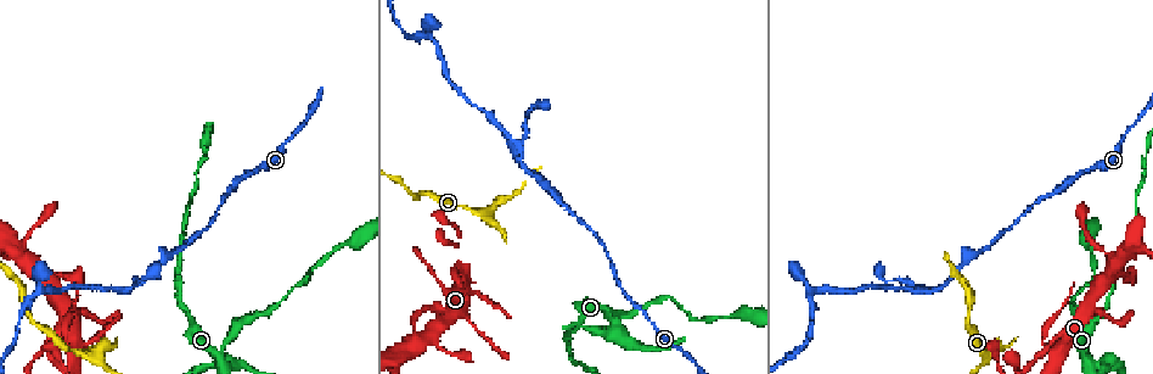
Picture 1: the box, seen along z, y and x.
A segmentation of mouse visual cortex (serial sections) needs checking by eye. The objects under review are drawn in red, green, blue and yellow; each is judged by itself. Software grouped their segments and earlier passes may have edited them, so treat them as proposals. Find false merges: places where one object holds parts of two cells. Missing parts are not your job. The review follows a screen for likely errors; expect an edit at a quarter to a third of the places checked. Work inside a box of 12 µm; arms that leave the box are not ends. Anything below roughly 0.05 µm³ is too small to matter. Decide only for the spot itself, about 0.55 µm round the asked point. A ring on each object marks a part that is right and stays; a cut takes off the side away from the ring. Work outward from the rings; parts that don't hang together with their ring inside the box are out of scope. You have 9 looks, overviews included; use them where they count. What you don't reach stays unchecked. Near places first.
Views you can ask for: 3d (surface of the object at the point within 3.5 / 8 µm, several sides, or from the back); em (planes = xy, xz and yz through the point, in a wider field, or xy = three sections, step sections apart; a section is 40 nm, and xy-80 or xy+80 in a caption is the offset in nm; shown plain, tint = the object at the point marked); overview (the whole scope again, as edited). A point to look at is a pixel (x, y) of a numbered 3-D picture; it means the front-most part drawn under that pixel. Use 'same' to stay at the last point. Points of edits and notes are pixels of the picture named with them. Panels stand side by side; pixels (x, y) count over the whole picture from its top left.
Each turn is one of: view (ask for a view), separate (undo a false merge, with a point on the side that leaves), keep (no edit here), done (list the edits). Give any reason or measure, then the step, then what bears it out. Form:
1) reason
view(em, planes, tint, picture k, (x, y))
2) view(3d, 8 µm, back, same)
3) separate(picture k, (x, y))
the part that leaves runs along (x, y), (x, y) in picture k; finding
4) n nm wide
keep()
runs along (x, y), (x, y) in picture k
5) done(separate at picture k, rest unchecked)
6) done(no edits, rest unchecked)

branch point
view(3d, 8 µm, picture 1, (619, 331))

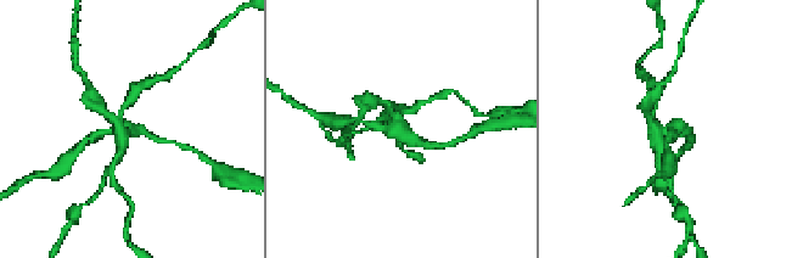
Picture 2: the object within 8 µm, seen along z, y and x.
view(3d, 3.5 µm, picture 2, (677, 125))

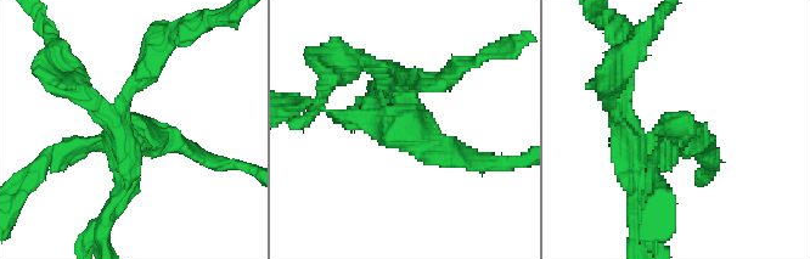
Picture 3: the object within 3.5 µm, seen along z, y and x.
view(em, xy, step 2, tint, picture 3, (676, 130))

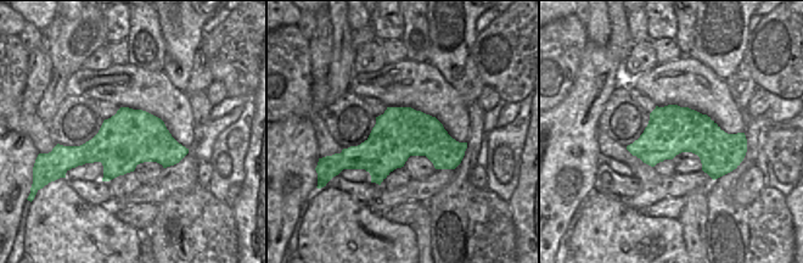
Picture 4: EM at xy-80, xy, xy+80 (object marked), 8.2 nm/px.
3 arms
separate(picture 3, (682, 148))
the part that leaves runs along (121, 108), (135, 78), (198, 26) in picture 3; two cells meet here

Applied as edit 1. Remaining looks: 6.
three arms meet
view(3d, 3.5 µm, picture 1, (921, 294))

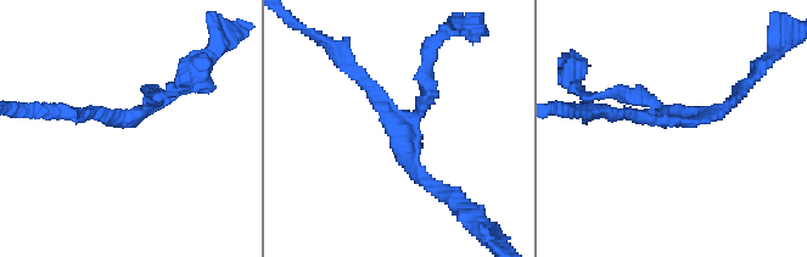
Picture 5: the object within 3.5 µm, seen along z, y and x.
3 arms; arms of 150, 200, 200 nm; shape alone is not enough
view(em, xy, step 5, tint, picture 5, (402, 129))

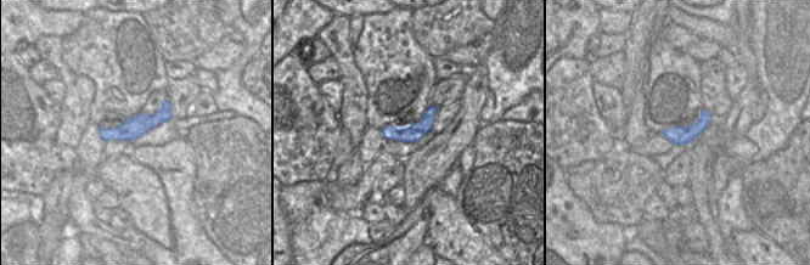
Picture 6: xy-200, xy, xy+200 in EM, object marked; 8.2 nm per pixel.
keep()
runs along (168, 105), (151, 122), (102, 135) in picture 6; continuous, no second cell

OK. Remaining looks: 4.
thick turns thin
view(3d, 3.5 µm, picture 1, (68, 343))

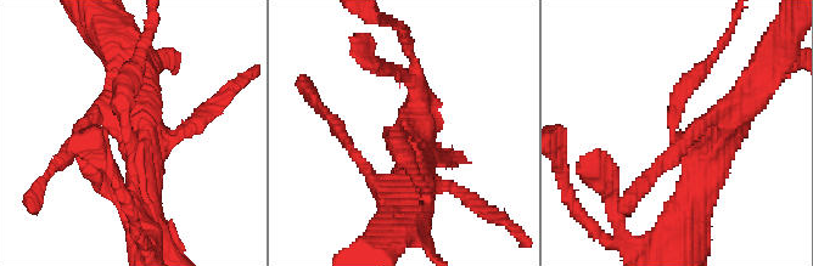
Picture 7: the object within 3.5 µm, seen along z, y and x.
now the EM
view(em, xy, step 2, tint, picture 7, (409, 136))

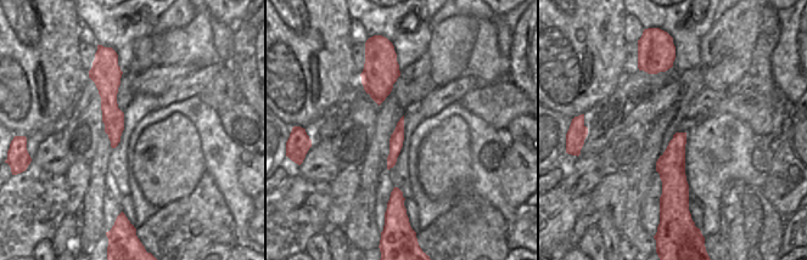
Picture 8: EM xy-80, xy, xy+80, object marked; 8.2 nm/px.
cut it another way
view(em, planes, tint, same)

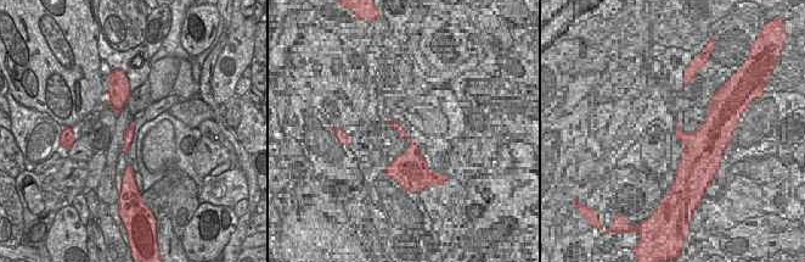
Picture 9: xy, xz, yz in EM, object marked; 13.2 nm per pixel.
separate(picture 7, (705, 68))
the part that leaves runs along (677, 102), (712, 57), (727, 32) in picture 7; two cells meet here

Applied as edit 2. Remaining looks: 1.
done(separate at picture 3, separate at picture 7, rest unchecked)

